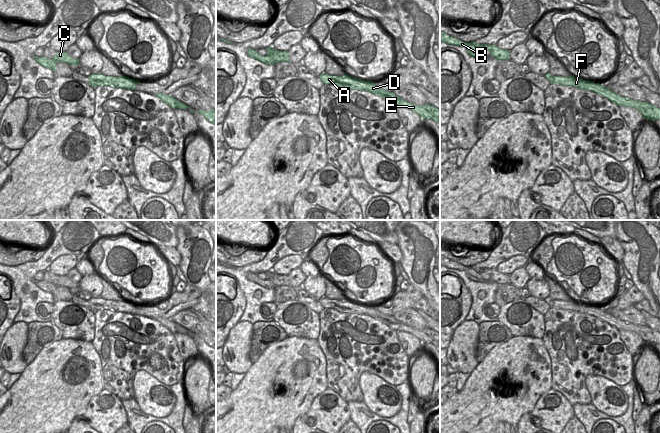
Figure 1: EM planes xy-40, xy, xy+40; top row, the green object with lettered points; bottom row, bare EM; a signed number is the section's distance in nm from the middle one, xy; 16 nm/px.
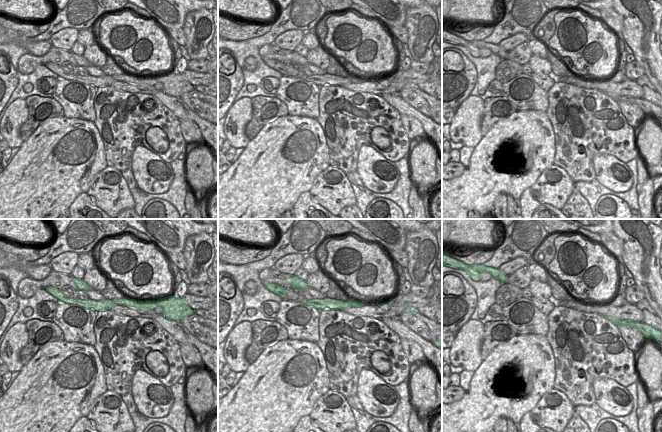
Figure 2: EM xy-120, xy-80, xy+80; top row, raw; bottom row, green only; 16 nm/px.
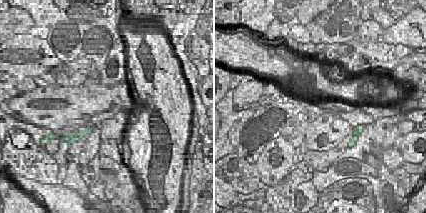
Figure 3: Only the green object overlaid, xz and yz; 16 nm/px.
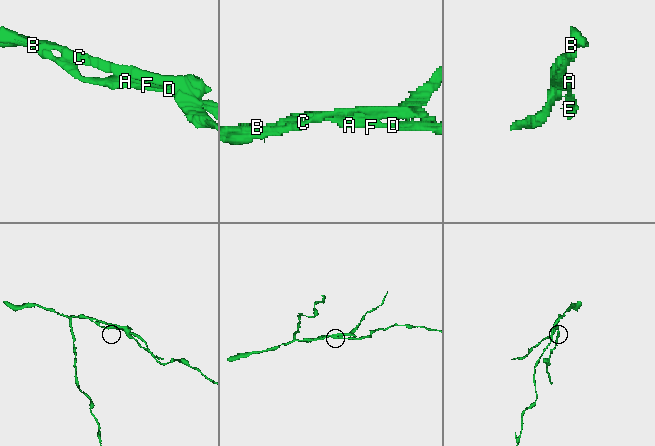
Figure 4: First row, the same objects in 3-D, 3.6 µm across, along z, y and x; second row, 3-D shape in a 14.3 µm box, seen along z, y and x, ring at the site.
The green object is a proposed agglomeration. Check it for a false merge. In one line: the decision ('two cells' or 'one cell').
two cells

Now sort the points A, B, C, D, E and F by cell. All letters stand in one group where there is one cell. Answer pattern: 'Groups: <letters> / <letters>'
Groups: A B D E F / C

